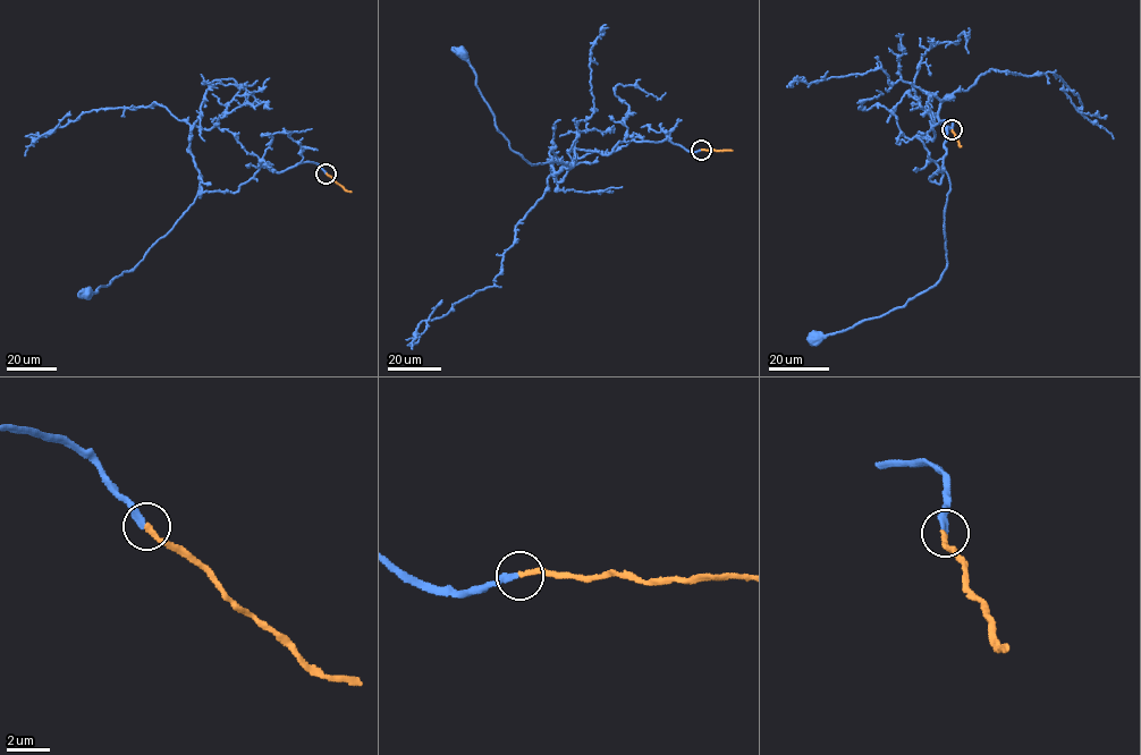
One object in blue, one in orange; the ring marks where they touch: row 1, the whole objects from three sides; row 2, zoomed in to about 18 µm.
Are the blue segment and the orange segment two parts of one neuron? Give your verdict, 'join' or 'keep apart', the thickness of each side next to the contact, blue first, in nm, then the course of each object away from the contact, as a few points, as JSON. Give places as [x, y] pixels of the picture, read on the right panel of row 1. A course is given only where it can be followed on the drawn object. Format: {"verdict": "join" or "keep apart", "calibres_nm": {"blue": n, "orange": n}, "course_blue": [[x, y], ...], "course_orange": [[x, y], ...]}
{"verdict": "join", "calibres_nm": {"blue": 280, "orange": 240}, "course_blue": [[952, 129], [918, 137], [930, 180], [951, 183], [940, 279], [813, 339]], "course_orange": [[952, 129], [961, 146]]}

